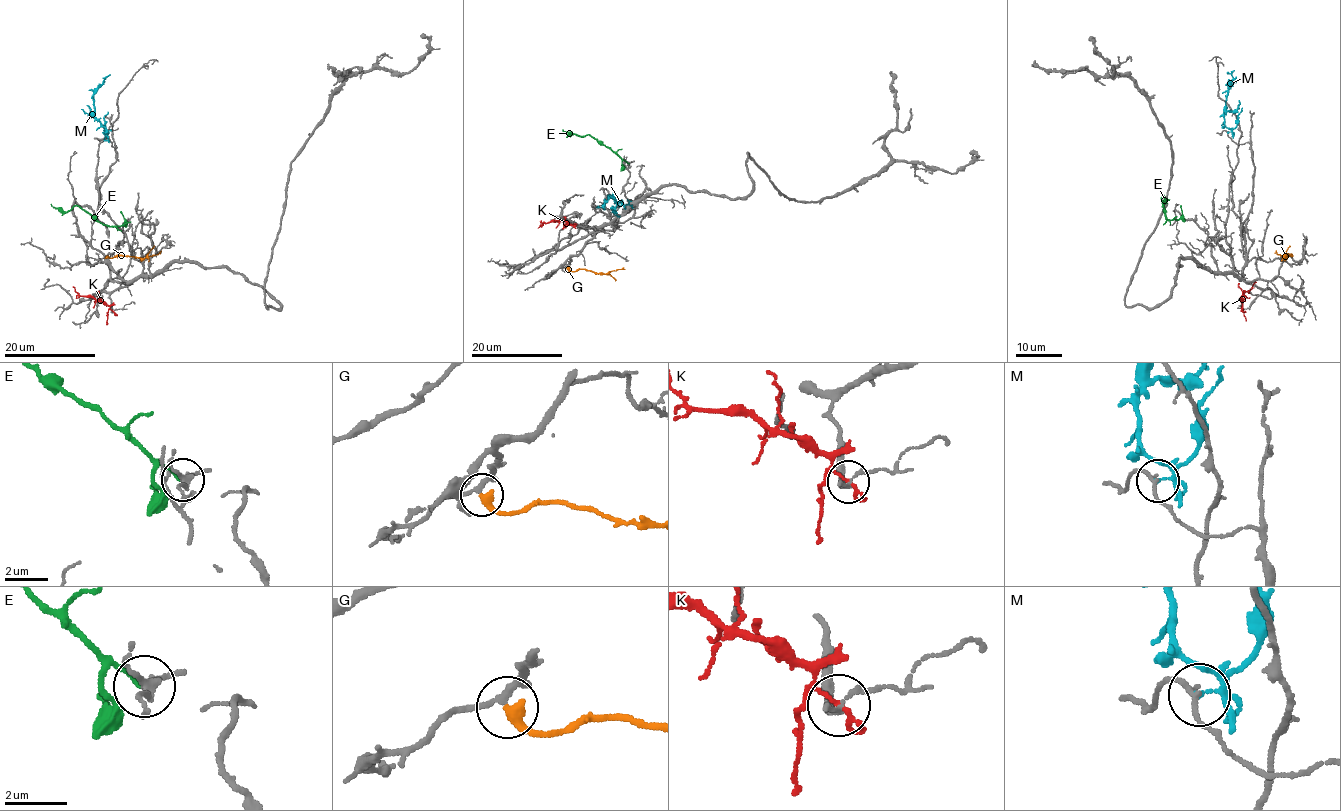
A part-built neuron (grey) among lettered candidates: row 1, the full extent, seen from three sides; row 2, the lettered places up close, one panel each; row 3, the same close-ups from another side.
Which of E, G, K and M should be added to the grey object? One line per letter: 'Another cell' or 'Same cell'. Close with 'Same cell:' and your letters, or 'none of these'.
E: Another cell
G: Same cell
K: Another cell
M: Another cell
Same cell: G

